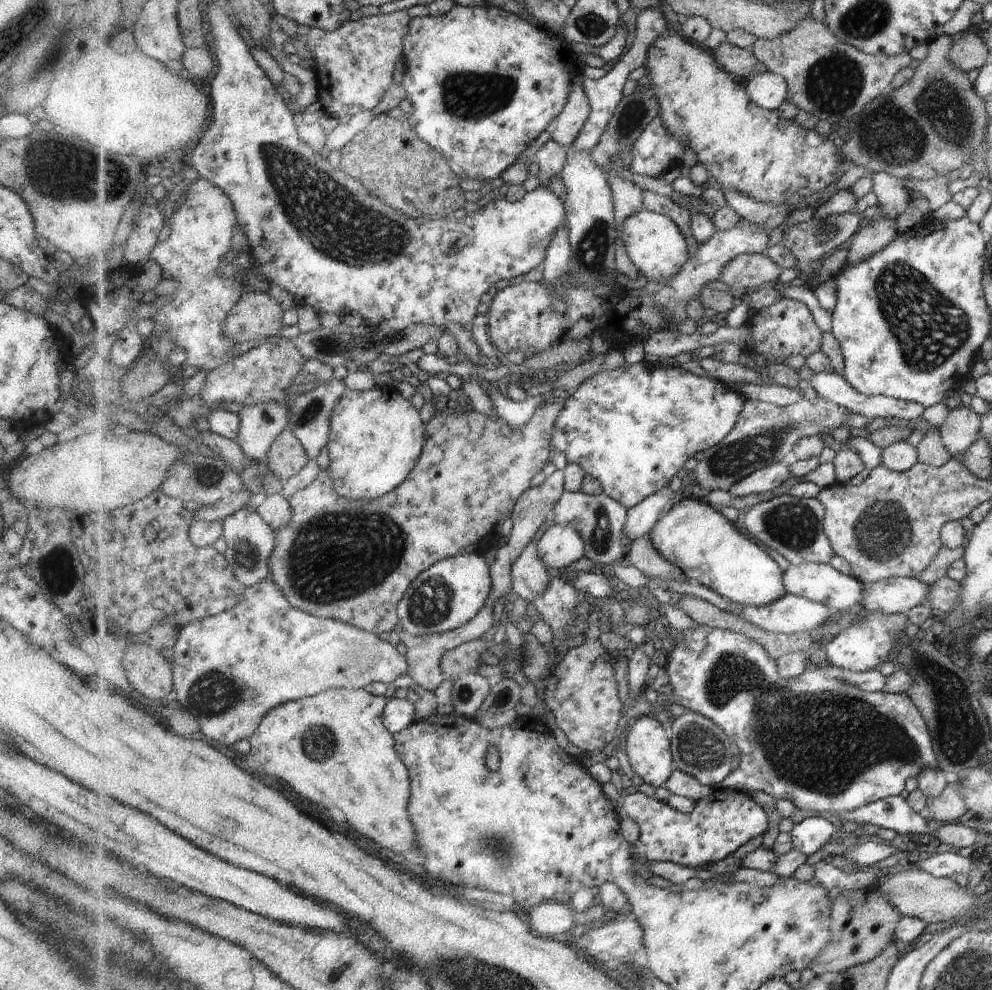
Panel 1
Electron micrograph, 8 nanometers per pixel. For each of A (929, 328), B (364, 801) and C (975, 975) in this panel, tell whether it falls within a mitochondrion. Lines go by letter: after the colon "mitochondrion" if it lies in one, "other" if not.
A: mitochondrion
B: other
C: mitochondrion

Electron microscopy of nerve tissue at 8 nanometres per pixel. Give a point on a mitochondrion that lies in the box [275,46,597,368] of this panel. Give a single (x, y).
(467, 96)

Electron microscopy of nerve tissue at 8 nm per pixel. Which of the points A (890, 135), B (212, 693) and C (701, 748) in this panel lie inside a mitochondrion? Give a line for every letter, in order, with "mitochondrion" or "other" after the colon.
A: mitochondrion
B: mitochondrion
C: mitochondrion

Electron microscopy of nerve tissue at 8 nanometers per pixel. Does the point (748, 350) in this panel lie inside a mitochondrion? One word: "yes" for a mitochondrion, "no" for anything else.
no

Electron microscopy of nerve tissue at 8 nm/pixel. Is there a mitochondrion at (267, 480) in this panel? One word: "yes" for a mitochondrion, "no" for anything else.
no

